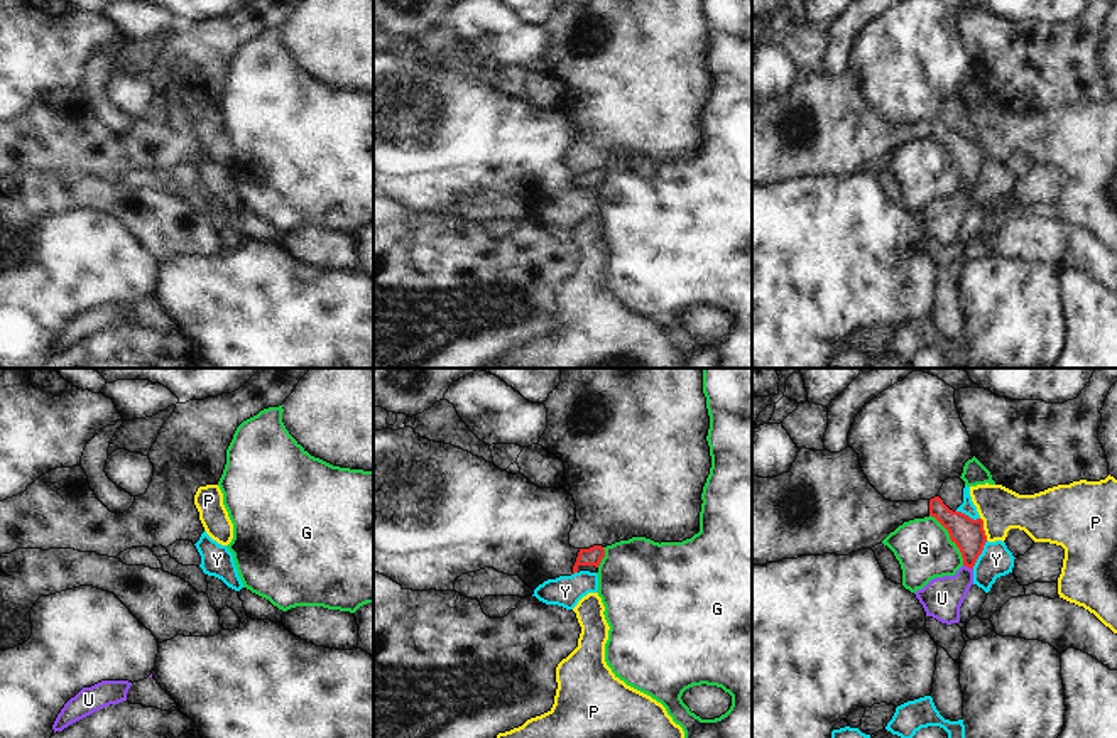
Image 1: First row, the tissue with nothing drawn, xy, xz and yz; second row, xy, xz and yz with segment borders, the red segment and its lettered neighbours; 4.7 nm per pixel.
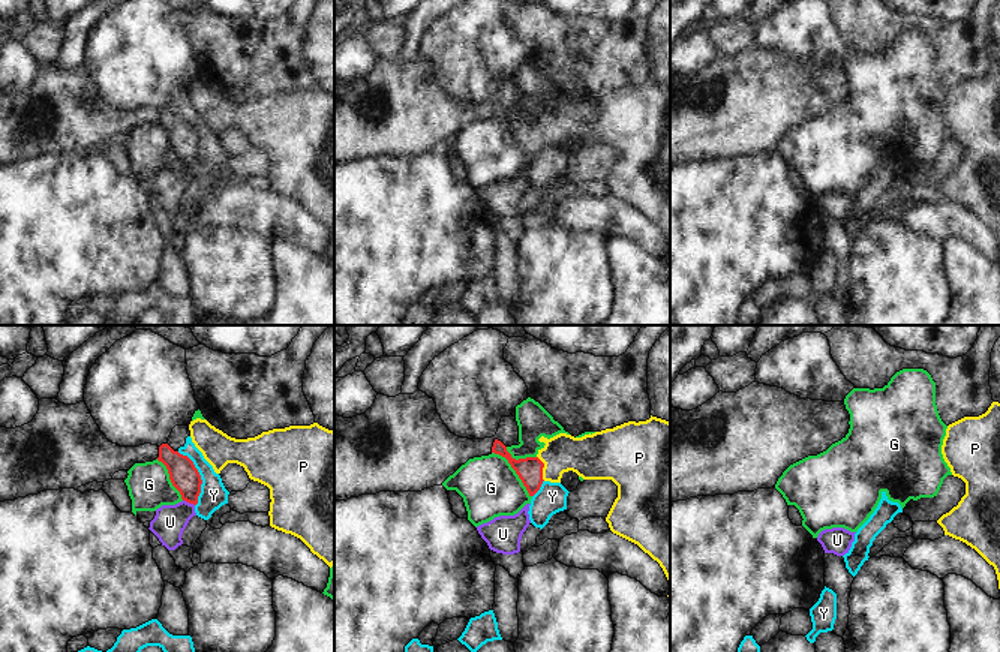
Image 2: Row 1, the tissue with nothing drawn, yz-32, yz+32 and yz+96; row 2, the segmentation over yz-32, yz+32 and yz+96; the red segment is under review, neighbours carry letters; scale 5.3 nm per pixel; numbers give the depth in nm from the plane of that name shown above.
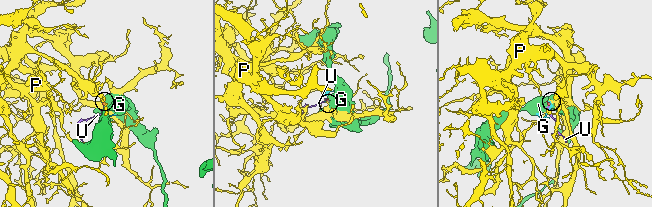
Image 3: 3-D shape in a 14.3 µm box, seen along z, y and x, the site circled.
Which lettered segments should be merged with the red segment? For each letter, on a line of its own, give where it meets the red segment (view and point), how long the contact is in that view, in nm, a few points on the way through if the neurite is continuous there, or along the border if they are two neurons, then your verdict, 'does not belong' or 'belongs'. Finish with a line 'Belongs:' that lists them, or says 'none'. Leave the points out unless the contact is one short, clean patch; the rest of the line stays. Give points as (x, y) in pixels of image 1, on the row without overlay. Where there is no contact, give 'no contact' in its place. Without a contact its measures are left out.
G: contact yz (950, 159); length 300 nm; border yz (930, 135), (947, 152), (964, 186); does not belong
P: contact yz (982, 151); length 120 nm; way yz (969, 156), (982, 151), (1001, 130); belongs
U: contact yz (969, 188); length 50 nm; way yz (969, 156), (969, 188), (965, 196), (942, 220); belongs
Y: contact yz (980, 174); length 150 nm; border yz (987, 162), (972, 189); does not belong
Belongs: P, U

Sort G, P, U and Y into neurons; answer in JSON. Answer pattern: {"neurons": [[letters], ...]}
{"neurons": [["G"], ["P", "U"], ["Y"]]}

